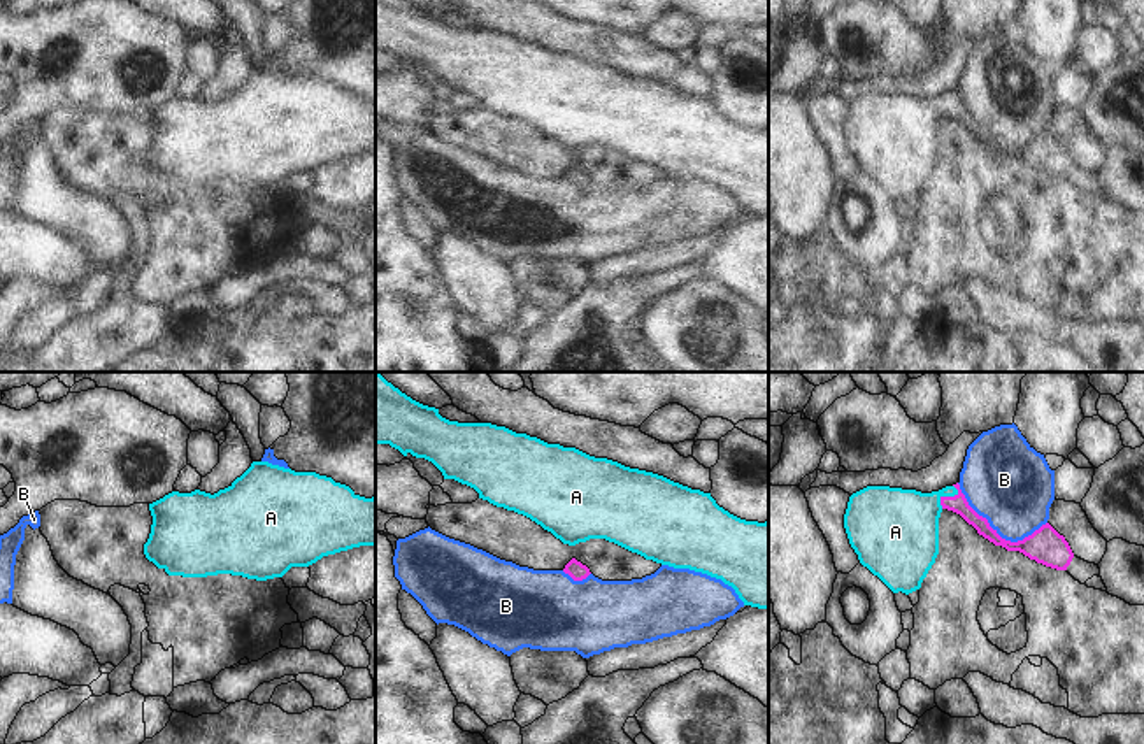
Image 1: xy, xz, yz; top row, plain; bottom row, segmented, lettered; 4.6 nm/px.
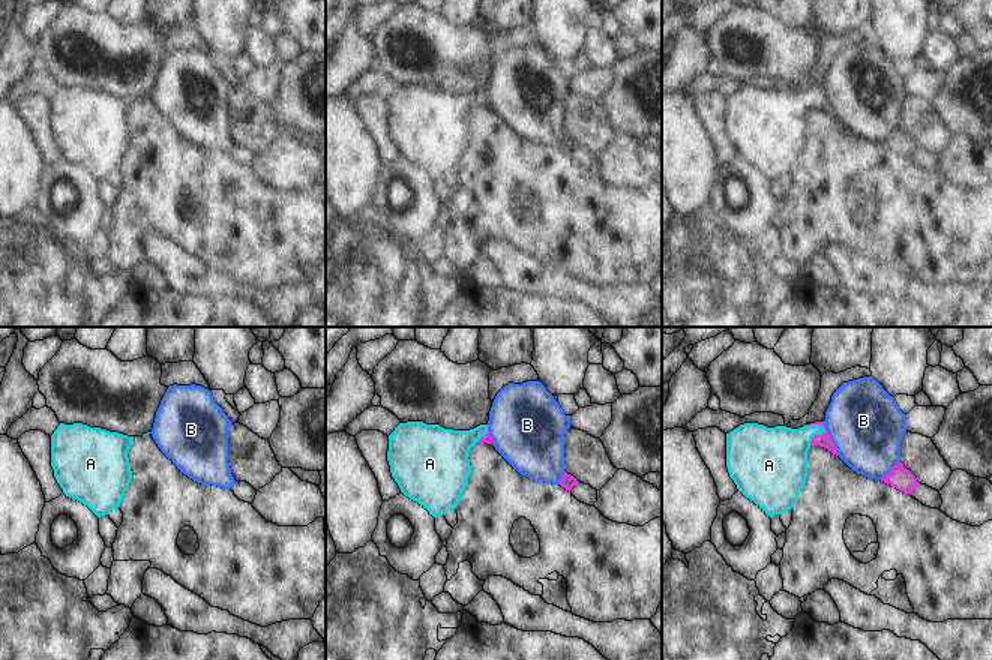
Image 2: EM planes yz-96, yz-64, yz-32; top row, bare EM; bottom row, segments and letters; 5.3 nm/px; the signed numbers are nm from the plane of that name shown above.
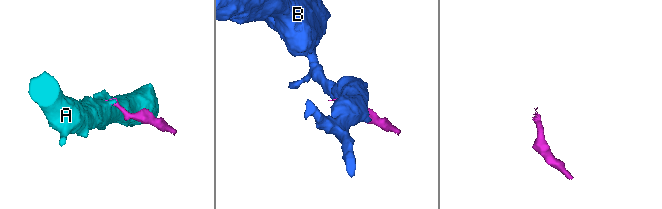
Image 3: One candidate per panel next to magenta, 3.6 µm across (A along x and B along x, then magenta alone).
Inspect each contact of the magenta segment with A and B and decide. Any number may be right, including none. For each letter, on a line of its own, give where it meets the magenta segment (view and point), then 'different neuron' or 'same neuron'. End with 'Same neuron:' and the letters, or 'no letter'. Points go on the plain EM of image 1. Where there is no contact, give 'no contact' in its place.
A: meets magenta in yz at (948, 104); same neuron
B: meets magenta in yz at (995, 139); different neuron
Same neuron: A

